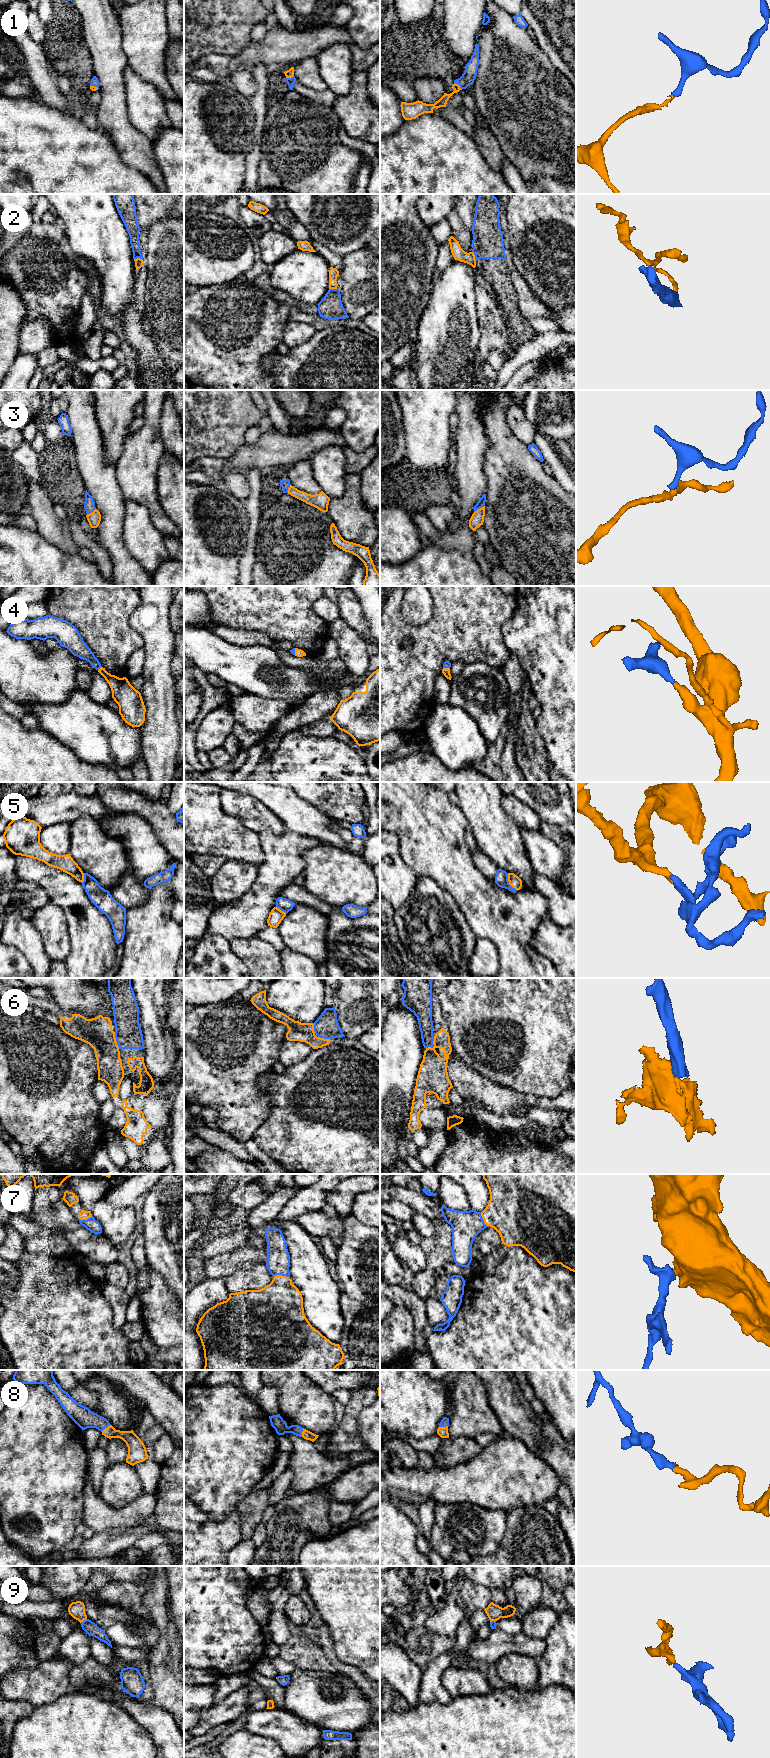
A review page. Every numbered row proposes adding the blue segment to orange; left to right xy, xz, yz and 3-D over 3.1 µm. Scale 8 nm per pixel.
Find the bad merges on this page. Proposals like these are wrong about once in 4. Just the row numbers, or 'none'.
2, 3, 9

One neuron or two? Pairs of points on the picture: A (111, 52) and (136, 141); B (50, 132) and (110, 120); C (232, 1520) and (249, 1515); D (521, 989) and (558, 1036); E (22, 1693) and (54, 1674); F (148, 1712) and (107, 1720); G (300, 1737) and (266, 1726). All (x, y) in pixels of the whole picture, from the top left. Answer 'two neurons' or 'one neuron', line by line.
A: one neuron
B: two neurons
C: two neurons
D: one neuron
E: one neuron
F: two neurons
G: one neuron

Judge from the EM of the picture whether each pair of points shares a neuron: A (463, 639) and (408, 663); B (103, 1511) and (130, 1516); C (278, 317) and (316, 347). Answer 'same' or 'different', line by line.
A: same
B: same
C: different

